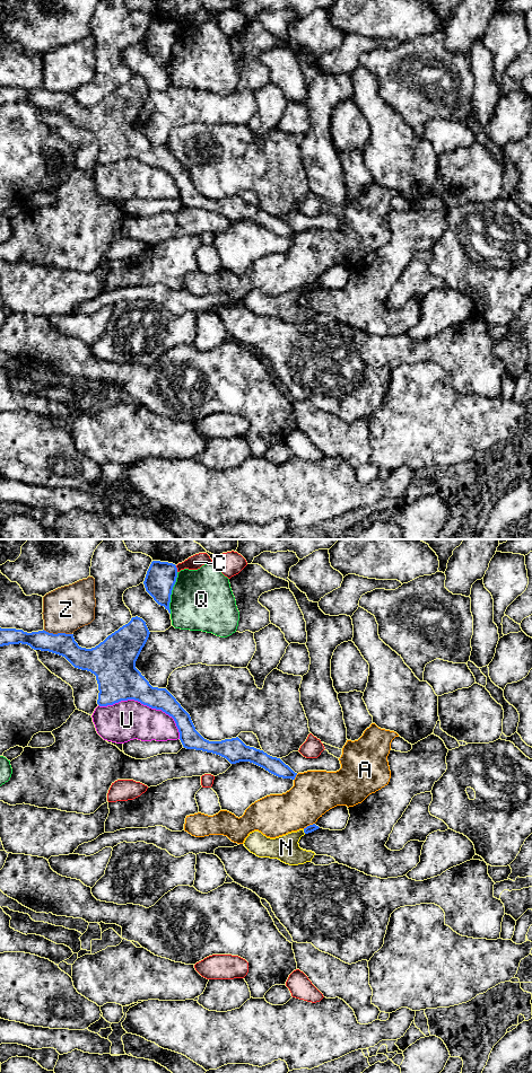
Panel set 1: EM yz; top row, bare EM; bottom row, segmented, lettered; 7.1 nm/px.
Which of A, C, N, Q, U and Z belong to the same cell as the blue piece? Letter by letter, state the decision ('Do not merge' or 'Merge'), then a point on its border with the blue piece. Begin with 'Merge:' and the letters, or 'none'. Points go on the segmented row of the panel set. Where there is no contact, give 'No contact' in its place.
Merge: none
A: Do not merge. Touches blue at yz (310, 825)
C: Do not merge. Touches blue at yz (176, 569)
N: Do not merge. Touches blue at yz (304, 832)
Q: Do not merge. Touches blue at yz (171, 592)
U: Do not merge. Touches blue at yz (146, 704)
Z: Do not merge. Touches blue at yz (58, 633)

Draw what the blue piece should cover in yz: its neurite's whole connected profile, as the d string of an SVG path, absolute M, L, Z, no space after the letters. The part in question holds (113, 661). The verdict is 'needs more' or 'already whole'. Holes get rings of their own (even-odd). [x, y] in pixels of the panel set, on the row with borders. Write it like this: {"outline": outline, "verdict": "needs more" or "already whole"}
{"outline": "M136 616L91 649L79 647L73 634L53 634L44 630L27 633L1 627L0 647L21 643L34 650L62 656L75 668L96 676L99 706L128 700L138 701L151 709L162 710L174 719L184 748L219 755L230 764L250 762L278 777L295 780L297 773L280 758L246 746L238 737L221 741L204 739L176 698L166 688L152 687L136 668L136 661L149 634L146 622Z", "verdict": "already whole"}

